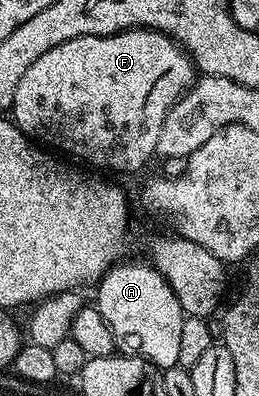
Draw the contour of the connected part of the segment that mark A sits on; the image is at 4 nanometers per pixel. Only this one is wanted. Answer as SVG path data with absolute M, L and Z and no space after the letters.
M121 262L108 269L98 281L100 289L96 292L94 306L102 314L106 326L110 326L110 334L114 336L117 349L123 355L137 356L142 361L149 360L157 368L174 368L178 365L178 333L182 331L182 322L186 313L178 302L178 298L170 290L166 278L152 267L151 263L127 264Z

